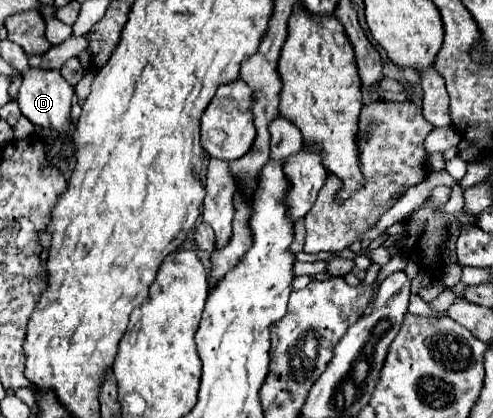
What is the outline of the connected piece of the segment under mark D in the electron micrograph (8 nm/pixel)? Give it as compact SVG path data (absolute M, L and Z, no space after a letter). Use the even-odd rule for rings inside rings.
M29 69L23 75L23 83L19 87L17 103L21 113L33 123L41 127L51 127L59 131L61 137L65 137L67 127L69 127L69 113L71 113L71 97L73 97L73 87L63 79L59 69Z

